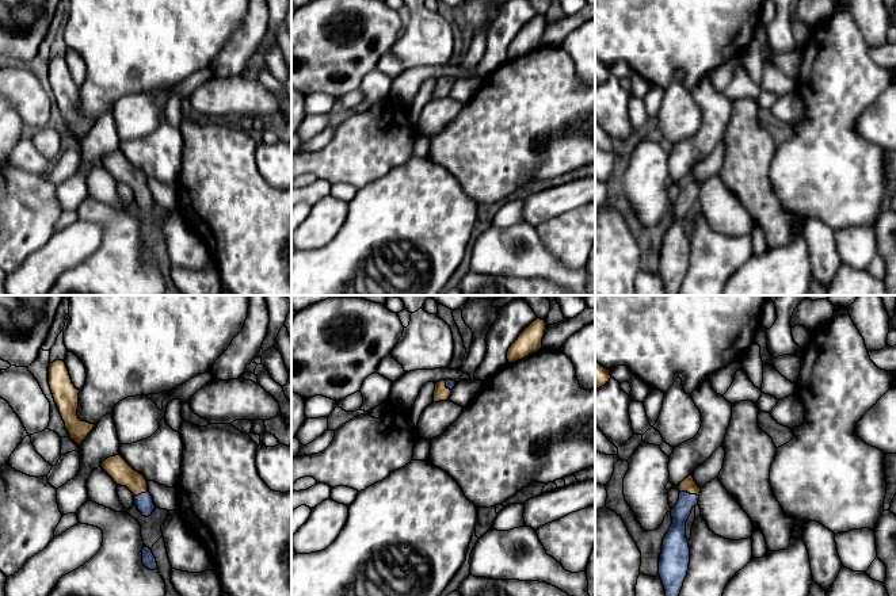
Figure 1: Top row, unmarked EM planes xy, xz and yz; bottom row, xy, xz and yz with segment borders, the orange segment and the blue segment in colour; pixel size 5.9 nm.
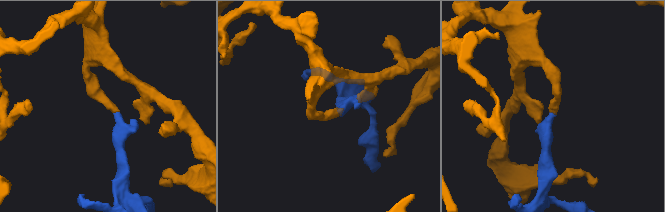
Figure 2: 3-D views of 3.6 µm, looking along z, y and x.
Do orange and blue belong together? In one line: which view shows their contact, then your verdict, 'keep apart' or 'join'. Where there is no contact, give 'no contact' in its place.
yz | join

